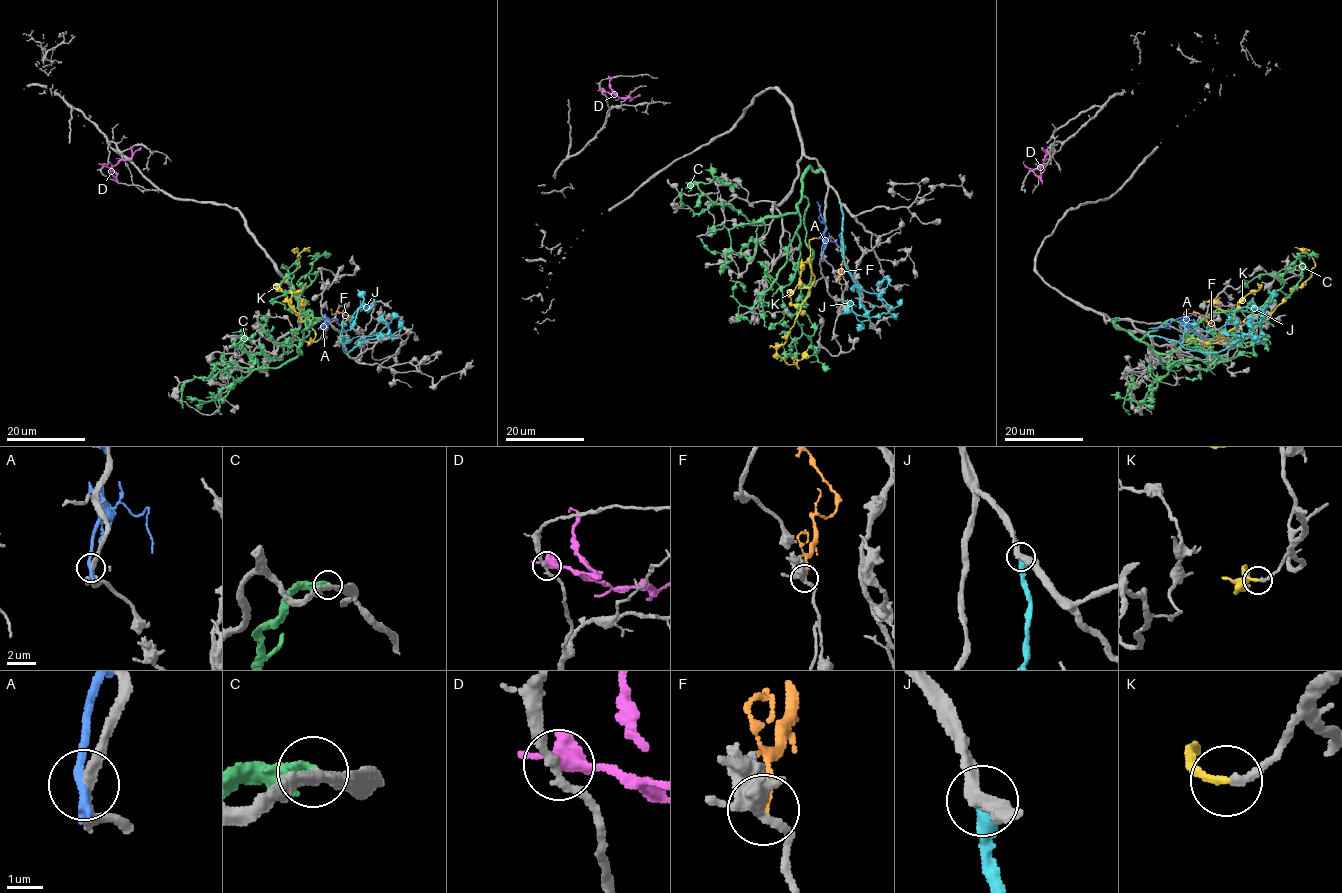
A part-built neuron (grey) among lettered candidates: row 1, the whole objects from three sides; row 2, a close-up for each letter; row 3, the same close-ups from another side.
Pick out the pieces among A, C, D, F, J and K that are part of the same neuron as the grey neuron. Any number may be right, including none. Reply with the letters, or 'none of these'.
K

